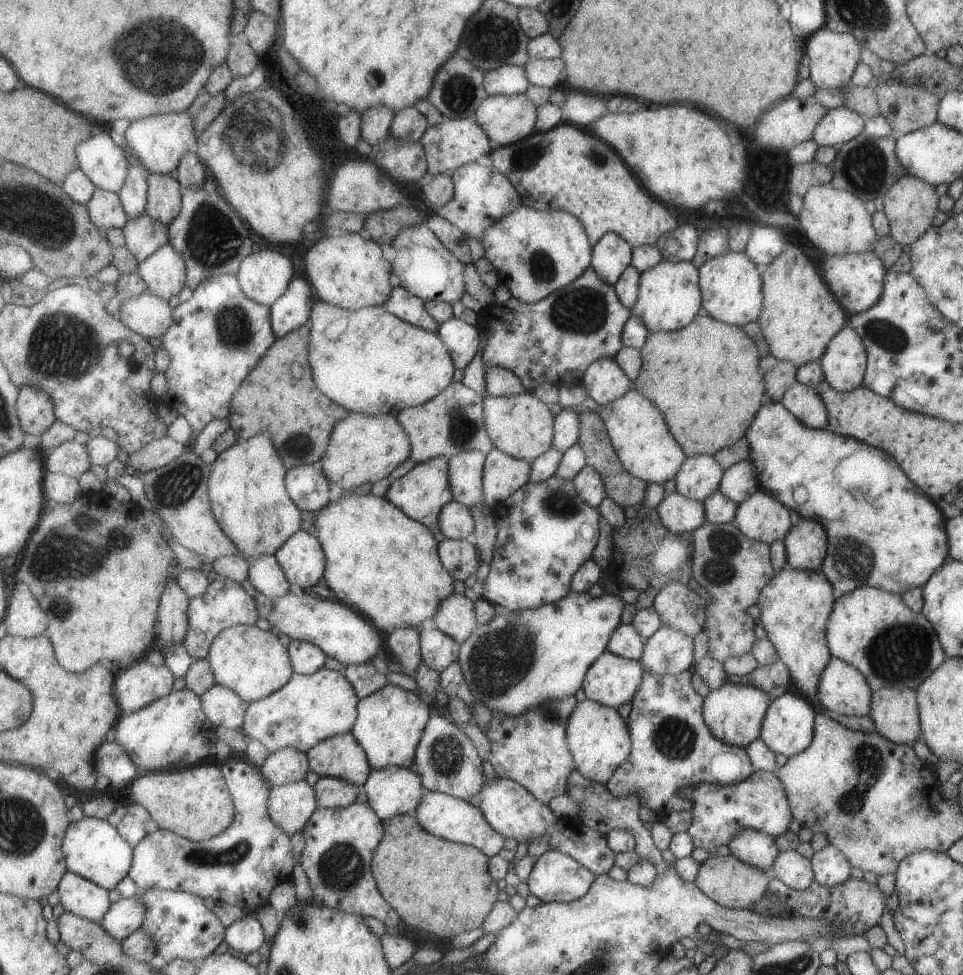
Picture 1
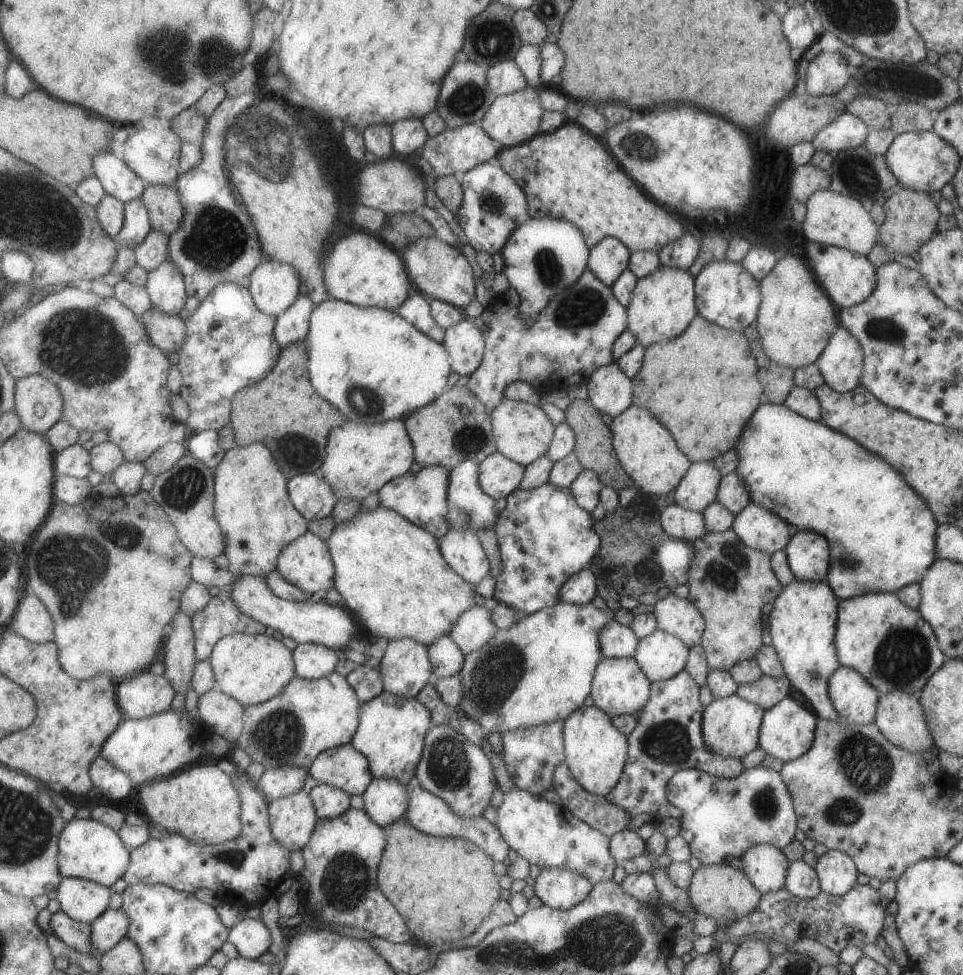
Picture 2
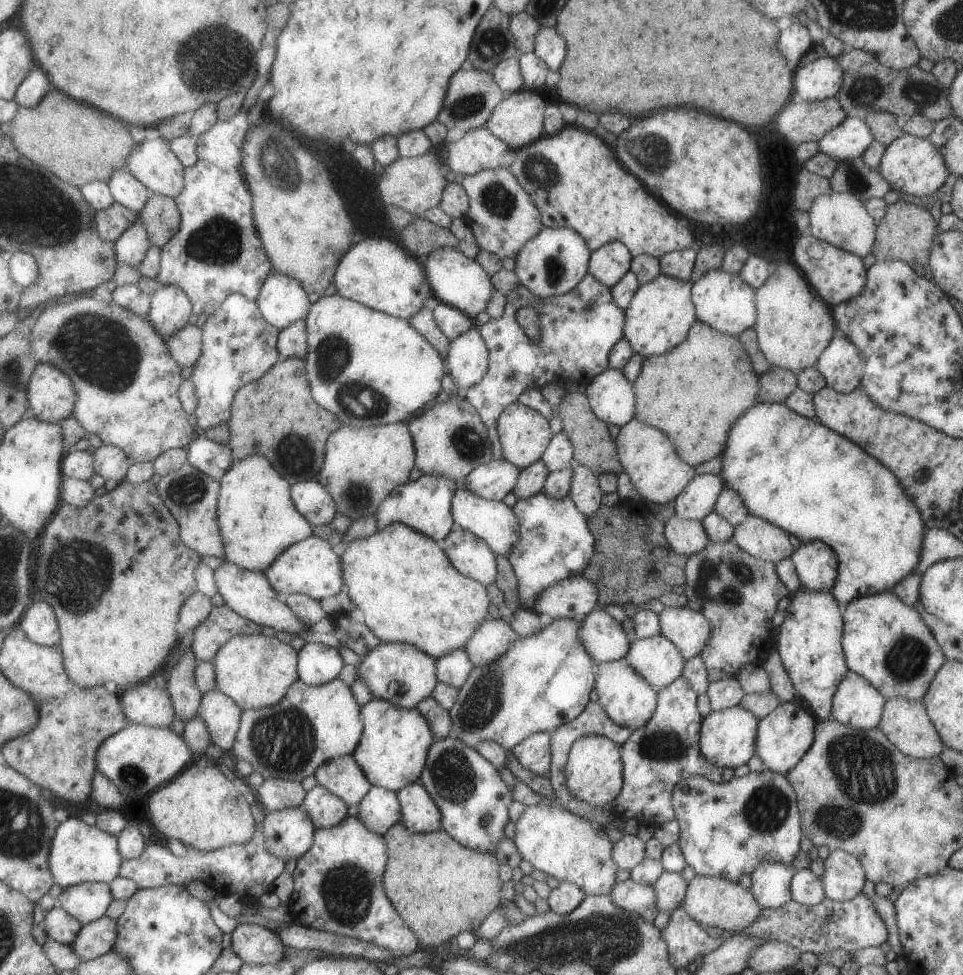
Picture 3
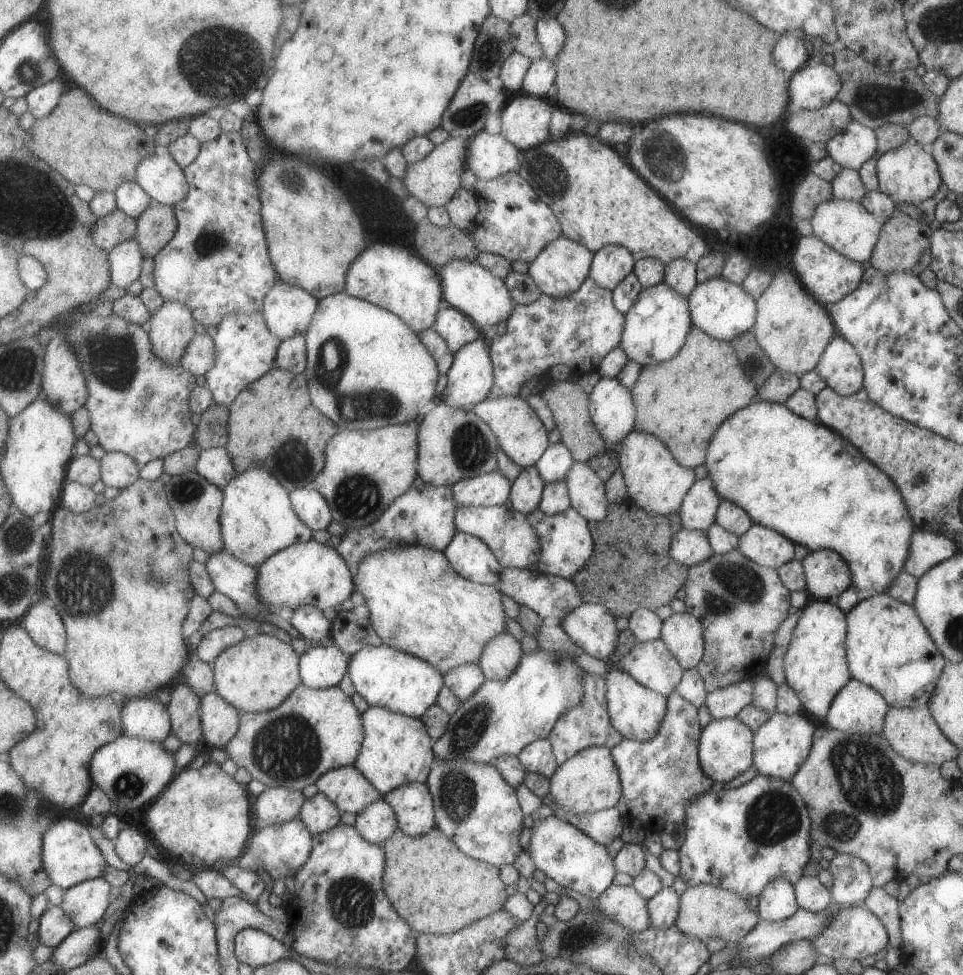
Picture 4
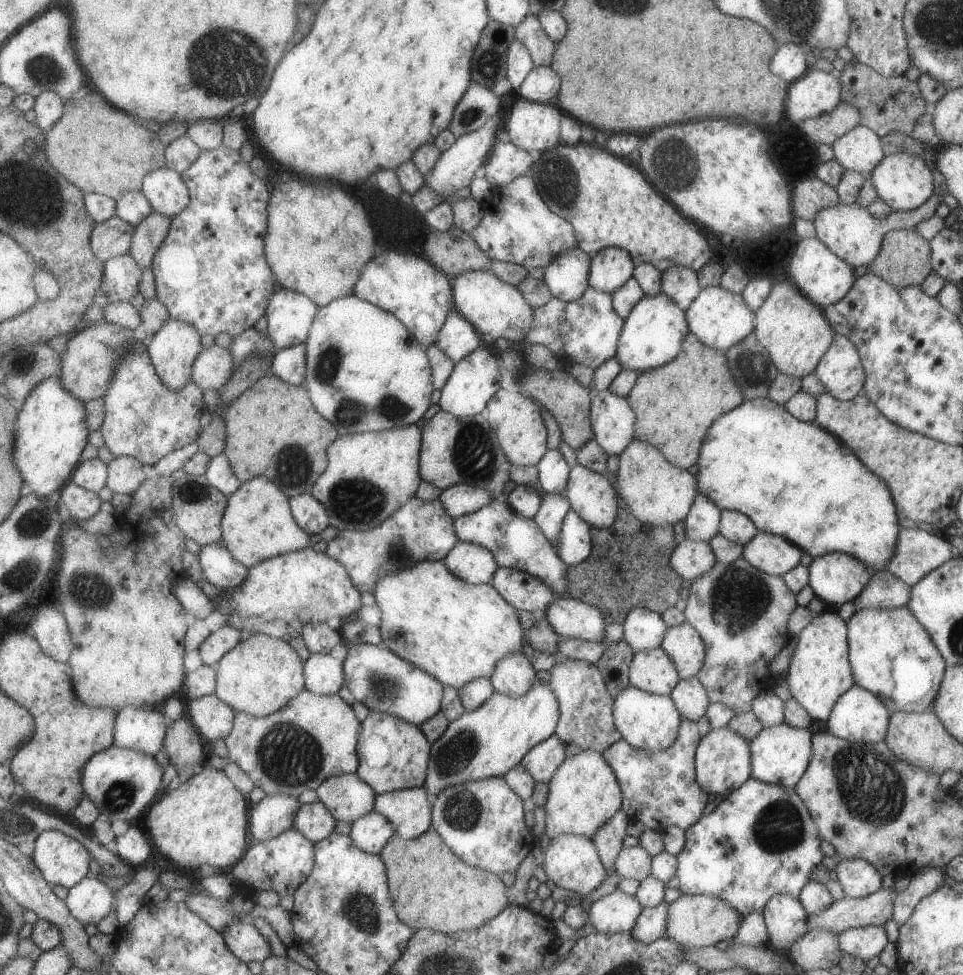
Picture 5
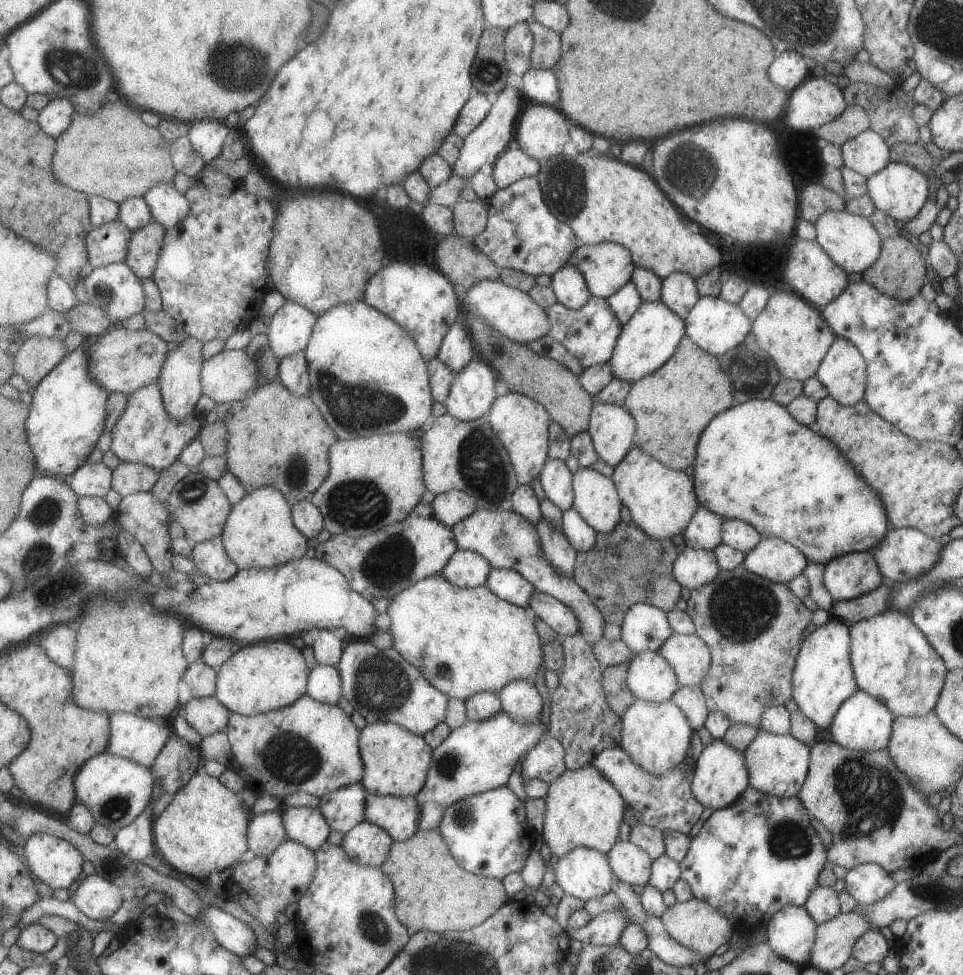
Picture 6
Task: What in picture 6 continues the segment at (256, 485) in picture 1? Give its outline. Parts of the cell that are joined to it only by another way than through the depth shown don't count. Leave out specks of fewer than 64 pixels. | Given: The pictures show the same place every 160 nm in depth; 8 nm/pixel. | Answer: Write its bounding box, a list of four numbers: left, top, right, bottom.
[222,487,307,569]

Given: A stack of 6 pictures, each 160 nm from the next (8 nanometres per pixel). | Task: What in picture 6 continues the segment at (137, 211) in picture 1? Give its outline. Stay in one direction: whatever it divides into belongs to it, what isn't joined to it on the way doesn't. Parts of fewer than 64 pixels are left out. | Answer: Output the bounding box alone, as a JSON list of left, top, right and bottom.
[84,263,146,326]

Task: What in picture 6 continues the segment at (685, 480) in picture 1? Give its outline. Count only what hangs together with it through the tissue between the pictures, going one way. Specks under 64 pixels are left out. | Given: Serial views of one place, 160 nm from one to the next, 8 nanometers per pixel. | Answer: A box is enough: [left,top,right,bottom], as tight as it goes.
[682,506,723,552]

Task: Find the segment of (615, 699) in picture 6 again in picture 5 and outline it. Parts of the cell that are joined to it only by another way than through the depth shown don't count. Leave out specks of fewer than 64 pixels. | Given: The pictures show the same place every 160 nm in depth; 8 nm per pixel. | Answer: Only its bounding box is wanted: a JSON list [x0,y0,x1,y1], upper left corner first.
[594,642,634,699]

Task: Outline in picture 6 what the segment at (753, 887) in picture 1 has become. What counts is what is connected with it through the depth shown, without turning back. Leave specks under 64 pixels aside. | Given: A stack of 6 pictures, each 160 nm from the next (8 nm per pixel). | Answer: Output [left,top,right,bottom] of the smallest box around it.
[659,897,733,959]

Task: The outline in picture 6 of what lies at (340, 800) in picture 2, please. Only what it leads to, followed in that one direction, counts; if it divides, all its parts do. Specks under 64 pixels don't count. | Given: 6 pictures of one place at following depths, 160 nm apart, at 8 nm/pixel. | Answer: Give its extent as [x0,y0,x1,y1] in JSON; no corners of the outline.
[282,806,331,852]

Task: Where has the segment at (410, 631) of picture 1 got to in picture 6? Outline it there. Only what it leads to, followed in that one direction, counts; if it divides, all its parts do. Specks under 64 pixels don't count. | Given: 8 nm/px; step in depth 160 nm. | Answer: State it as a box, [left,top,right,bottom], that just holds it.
[338,640,450,736]

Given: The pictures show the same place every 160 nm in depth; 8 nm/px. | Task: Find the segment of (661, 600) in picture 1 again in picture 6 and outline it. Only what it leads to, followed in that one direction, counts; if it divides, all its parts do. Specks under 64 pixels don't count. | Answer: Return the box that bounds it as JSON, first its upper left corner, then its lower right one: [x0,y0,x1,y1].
[656,632,710,687]

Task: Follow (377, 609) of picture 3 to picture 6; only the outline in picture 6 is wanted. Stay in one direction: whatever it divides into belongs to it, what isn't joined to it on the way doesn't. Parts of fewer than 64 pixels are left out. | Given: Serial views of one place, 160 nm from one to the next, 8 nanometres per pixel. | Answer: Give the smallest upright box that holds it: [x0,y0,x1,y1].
[388,574,544,702]

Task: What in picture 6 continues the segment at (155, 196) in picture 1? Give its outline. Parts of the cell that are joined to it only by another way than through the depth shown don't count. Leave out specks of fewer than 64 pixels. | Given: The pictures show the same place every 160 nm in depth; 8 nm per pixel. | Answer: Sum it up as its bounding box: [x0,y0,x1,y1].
[126,221,166,281]

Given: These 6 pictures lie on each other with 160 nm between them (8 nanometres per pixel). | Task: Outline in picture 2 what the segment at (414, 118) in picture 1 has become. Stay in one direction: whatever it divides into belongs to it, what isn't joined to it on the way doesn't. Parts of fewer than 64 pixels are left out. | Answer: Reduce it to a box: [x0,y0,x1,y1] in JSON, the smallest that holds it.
[393,119,430,156]

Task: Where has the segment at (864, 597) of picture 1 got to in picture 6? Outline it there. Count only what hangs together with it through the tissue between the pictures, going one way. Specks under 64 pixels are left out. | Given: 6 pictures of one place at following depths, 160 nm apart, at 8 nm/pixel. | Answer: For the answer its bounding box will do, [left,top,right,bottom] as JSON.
[848,608,946,717]

